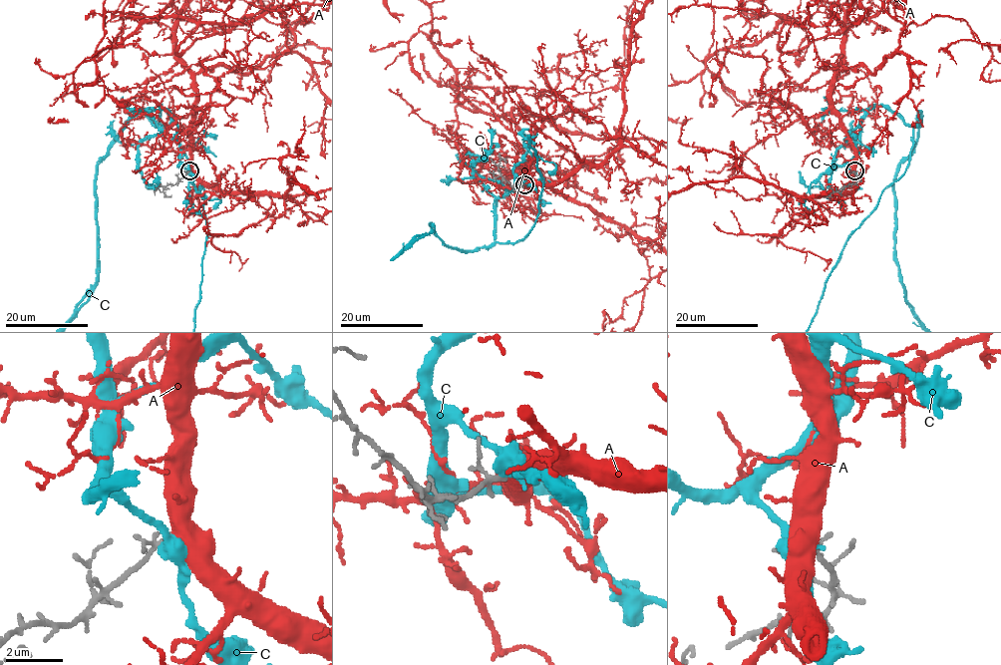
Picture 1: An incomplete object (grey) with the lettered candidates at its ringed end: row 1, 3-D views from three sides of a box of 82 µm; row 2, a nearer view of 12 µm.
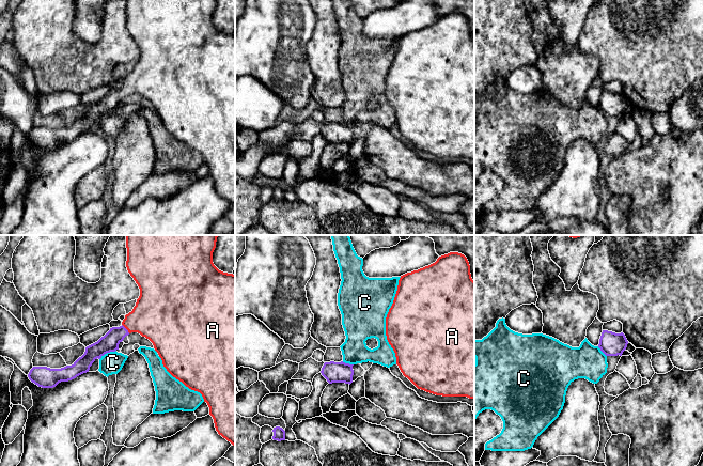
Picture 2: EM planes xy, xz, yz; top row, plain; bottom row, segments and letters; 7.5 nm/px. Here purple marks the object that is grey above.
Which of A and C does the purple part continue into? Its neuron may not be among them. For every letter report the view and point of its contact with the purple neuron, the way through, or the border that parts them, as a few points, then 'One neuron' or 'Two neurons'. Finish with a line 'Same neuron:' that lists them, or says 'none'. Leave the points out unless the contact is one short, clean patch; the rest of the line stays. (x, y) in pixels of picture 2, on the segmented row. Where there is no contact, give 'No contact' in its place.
A: Touches purple at xy (125, 328). Path across: xy (110, 341), (125, 328), (136, 321), (156, 316). One neuron
C: Touches purple at xy (107, 352). Boundary: xy (115, 350), (106, 353), (99, 359). Two neurons
Same neuron: A

